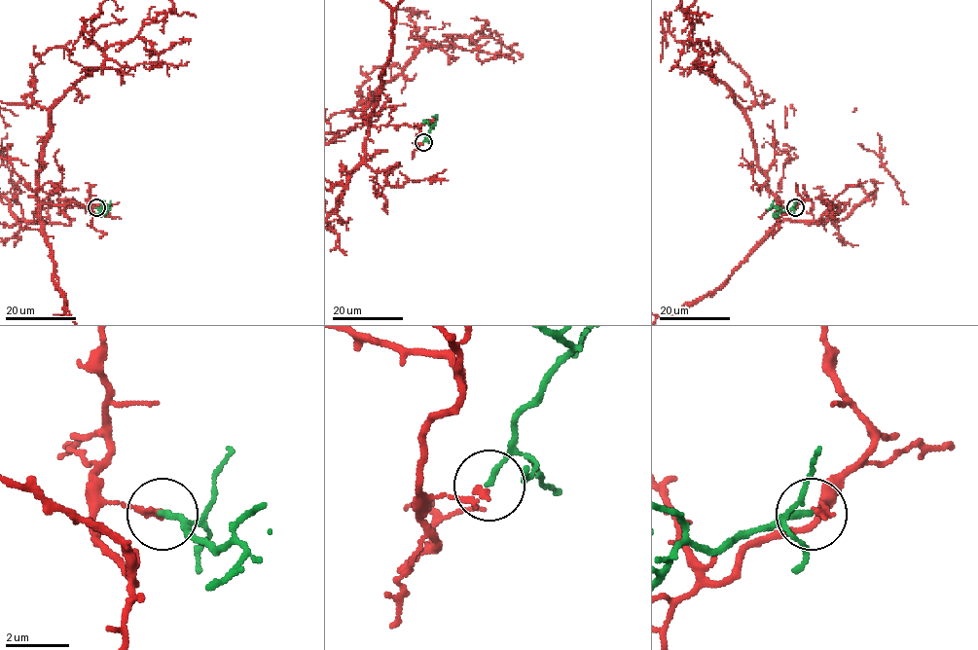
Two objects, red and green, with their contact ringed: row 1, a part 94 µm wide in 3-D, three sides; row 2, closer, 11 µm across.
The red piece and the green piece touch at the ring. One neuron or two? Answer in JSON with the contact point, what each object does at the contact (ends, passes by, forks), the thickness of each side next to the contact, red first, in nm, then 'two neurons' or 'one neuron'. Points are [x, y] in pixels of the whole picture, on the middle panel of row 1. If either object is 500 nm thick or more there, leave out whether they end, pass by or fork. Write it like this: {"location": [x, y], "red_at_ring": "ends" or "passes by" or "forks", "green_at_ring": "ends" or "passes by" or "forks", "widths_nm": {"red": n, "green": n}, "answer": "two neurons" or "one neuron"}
{"location": [423, 142], "red_at_ring": "ends", "green_at_ring": "ends", "widths_nm": {"red": 190, "green": 180}, "answer": "two neurons"}

